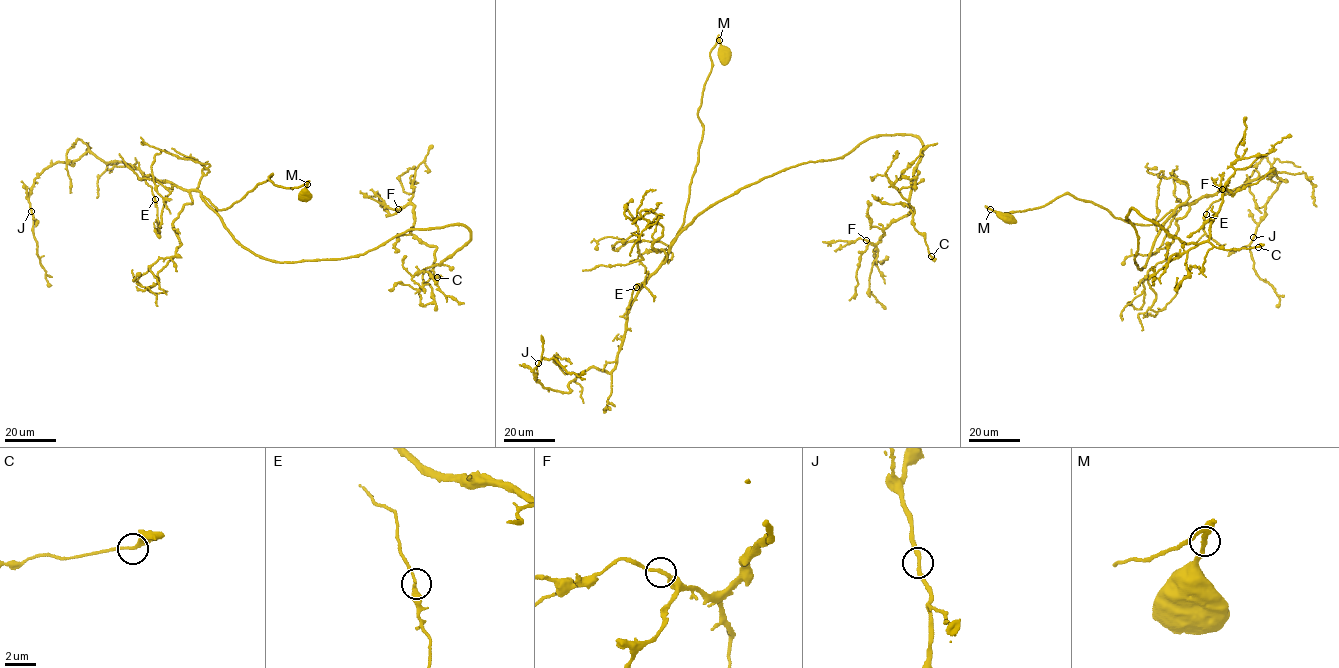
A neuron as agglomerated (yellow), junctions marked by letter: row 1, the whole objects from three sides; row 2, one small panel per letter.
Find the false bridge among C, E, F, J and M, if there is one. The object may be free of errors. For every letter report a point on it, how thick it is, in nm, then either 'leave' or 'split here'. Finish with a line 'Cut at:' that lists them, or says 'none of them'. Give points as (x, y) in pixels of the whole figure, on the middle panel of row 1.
C: place (931, 256); calibre 240 nm; leave
E: place (636, 287); calibre 240 nm; leave
F: place (866, 240); calibre 240 nm; leave
J: place (538, 363); calibre 240 nm; leave
M: place (719, 40); calibre 240 nm; leave
Cut at: none of them

